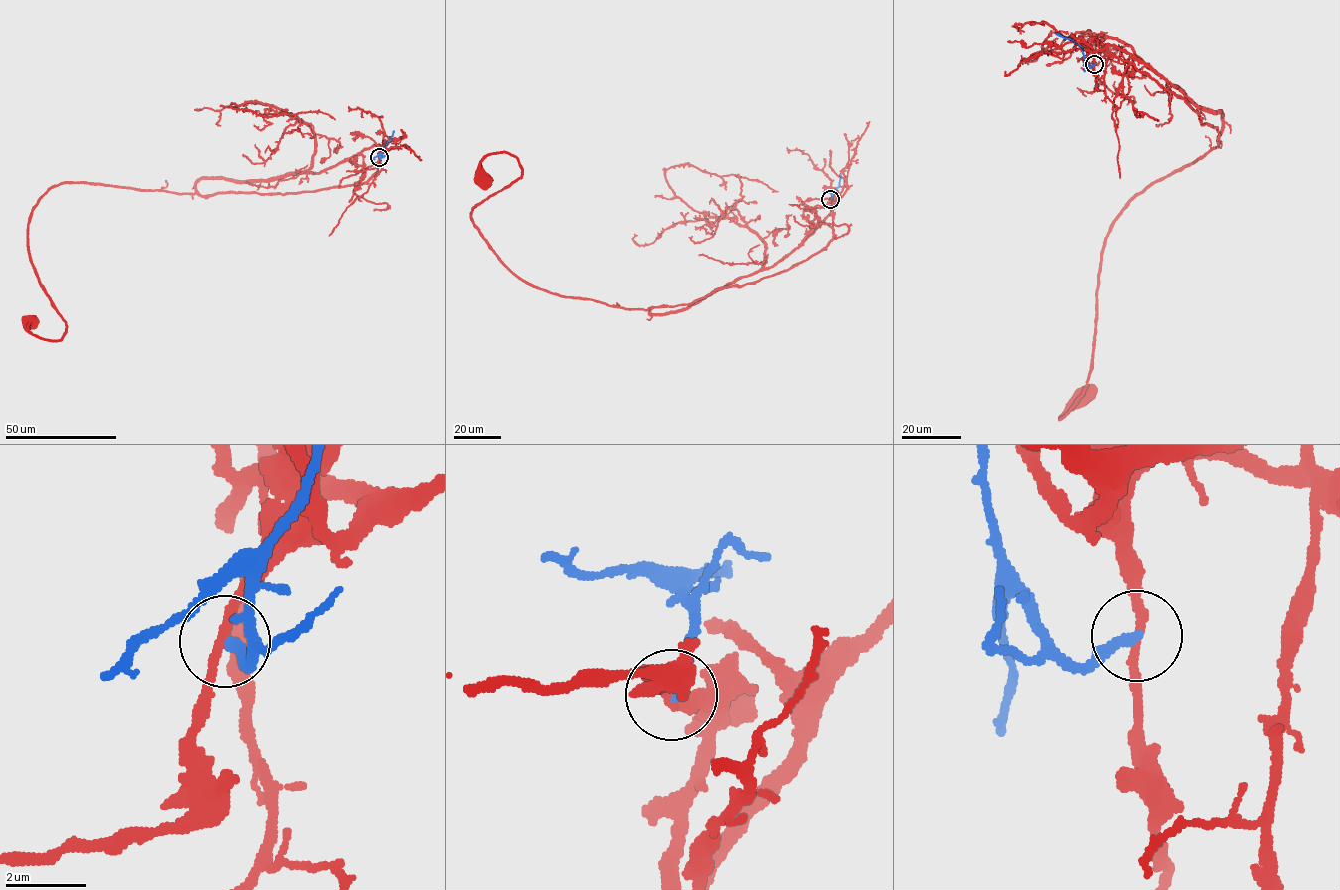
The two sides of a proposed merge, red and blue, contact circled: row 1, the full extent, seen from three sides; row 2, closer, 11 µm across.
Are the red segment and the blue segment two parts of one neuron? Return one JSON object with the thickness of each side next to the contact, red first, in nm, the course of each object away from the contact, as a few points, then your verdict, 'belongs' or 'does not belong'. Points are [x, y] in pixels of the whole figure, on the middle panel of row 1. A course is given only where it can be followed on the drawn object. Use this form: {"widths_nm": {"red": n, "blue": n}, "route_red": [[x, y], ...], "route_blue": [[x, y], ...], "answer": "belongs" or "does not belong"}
{"widths_nm": {"red": 200, "blue": 240}, "route_red": [[830, 199], [773, 266], [655, 313], [521, 281], [471, 217], [520, 177], [519, 162], [488, 154], [483, 180]], "route_blue": [[830, 199], [839, 185], [840, 173]], "answer": "does not belong"}

